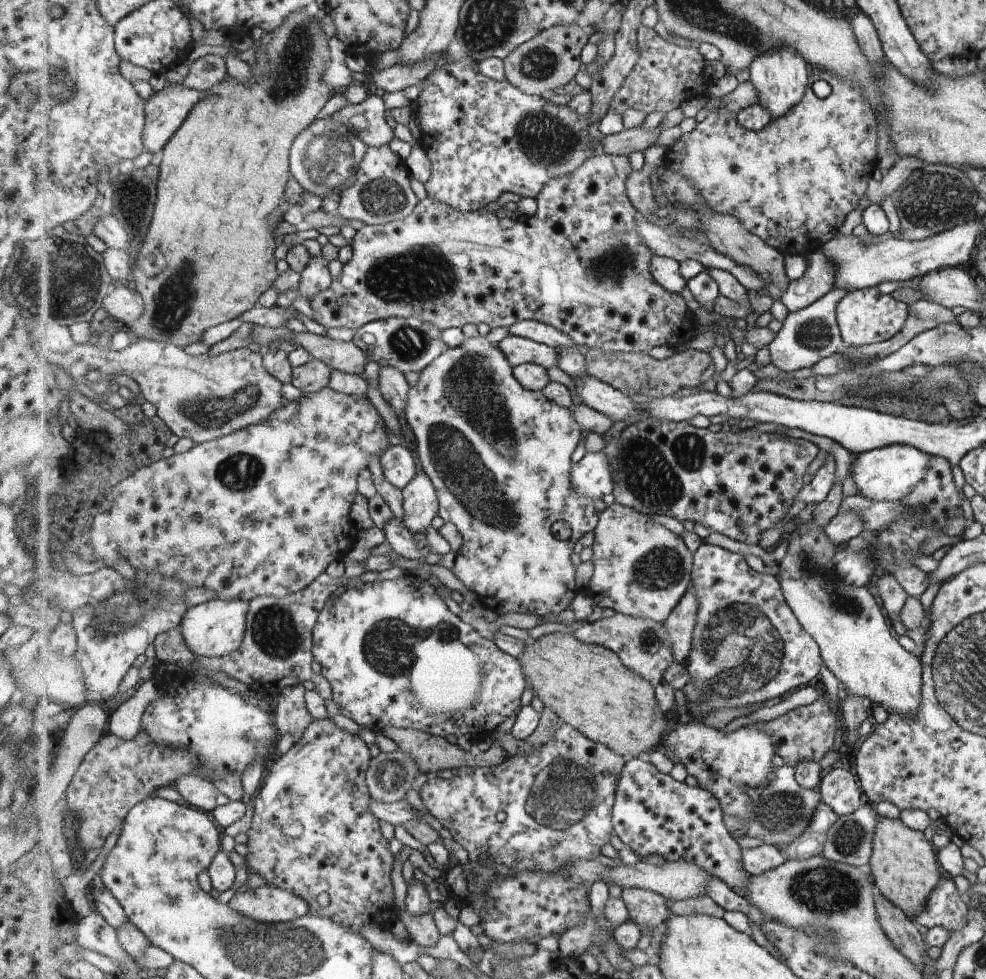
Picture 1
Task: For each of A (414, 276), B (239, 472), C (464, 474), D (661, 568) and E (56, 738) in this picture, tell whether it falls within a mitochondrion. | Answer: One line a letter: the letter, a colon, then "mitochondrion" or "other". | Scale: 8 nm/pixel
A: mitochondrion
B: mitochondrion
C: mitochondrion
D: mitochondrion
E: other

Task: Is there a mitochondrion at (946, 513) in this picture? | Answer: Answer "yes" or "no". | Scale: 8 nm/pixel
no

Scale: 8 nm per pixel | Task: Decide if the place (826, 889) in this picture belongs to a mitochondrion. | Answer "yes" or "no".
yes

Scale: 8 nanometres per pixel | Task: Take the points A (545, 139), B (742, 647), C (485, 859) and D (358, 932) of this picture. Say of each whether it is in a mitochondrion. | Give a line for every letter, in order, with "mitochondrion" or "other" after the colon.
A: mitochondrion
B: mitochondrion
C: other
D: other

